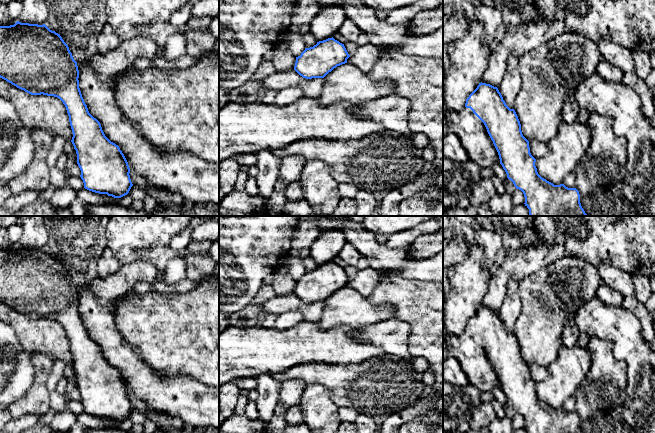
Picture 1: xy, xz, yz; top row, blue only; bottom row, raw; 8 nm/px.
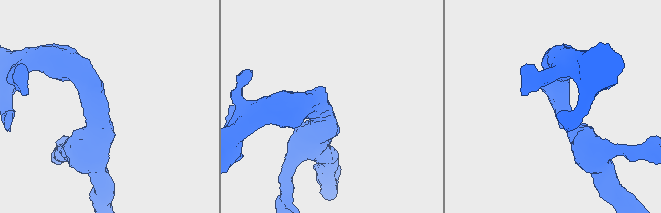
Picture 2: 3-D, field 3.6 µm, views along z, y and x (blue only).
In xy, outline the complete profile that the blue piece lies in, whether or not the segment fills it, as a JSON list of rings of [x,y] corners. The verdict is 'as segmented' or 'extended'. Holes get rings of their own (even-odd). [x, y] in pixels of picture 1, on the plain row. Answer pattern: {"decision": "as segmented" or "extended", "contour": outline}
{"decision": "as segmented", "contour": [[[17,245],[14,249],[0,250],[0,302],[31,319],[54,320],[63,326],[85,413],[114,422],[129,417],[133,408],[128,386],[119,370],[105,360],[100,346],[89,337],[79,312],[77,286],[60,258],[45,248]]]}

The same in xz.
{"decision": "extended", "contour": [[[341,230],[321,231],[310,247],[310,256],[317,268],[305,272],[296,281],[294,294],[303,302],[324,302],[337,290],[347,287],[350,281],[344,268],[333,262],[346,244]]]}

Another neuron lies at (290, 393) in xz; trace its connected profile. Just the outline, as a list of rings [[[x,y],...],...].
[[[301,380],[286,381],[281,384],[278,402],[290,408],[298,405],[304,392],[304,385]]]

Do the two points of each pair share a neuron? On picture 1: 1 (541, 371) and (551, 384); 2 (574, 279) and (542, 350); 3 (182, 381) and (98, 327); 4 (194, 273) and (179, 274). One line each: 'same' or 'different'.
1: different
2: same
3: same
4: different

